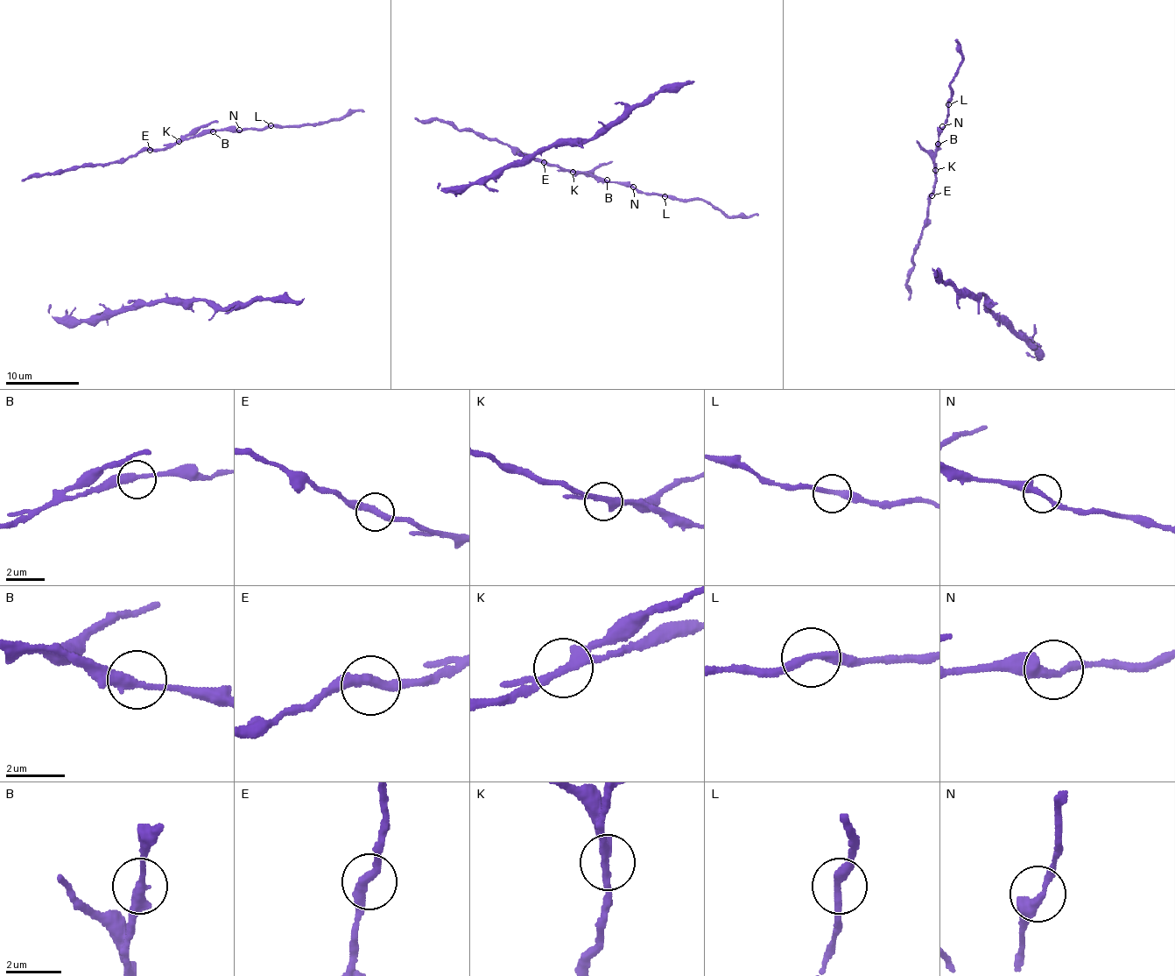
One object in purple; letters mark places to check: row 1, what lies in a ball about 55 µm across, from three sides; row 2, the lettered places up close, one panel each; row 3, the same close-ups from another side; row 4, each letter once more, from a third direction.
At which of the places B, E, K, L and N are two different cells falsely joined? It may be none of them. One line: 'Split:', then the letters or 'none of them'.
Split: K

